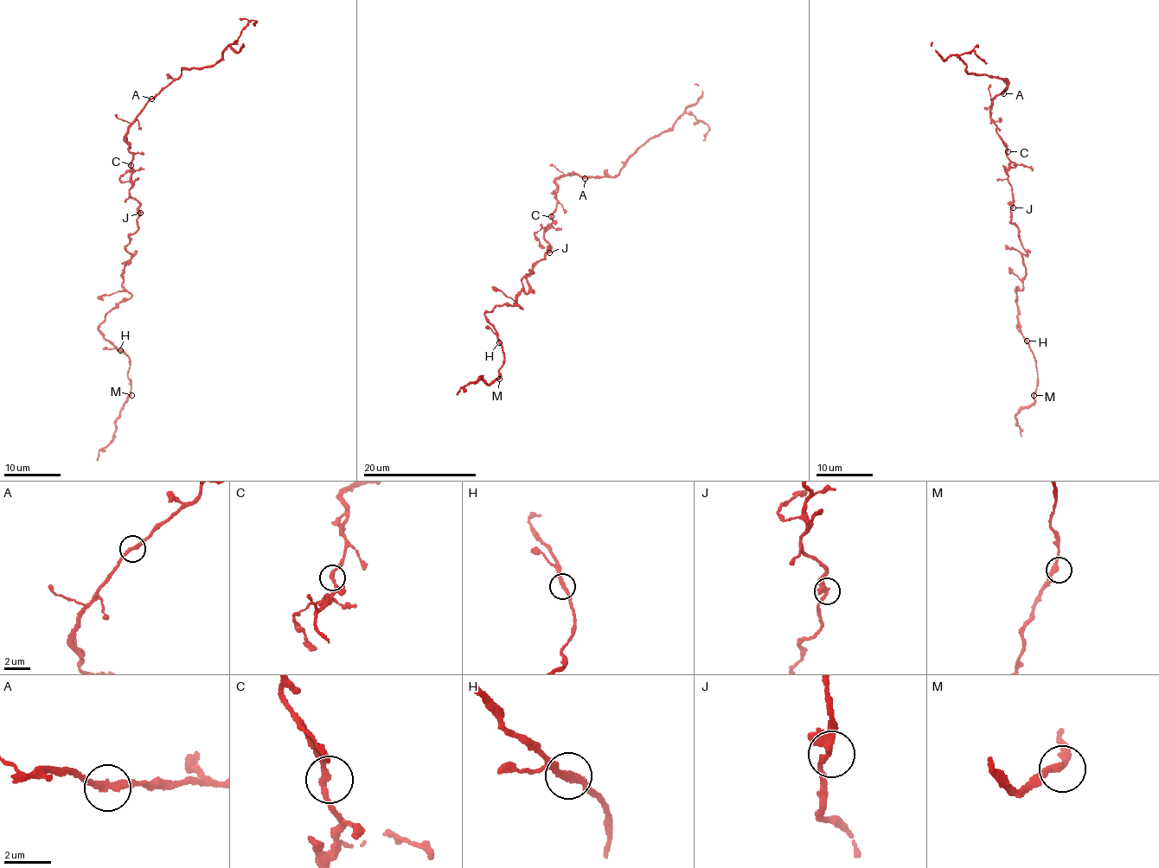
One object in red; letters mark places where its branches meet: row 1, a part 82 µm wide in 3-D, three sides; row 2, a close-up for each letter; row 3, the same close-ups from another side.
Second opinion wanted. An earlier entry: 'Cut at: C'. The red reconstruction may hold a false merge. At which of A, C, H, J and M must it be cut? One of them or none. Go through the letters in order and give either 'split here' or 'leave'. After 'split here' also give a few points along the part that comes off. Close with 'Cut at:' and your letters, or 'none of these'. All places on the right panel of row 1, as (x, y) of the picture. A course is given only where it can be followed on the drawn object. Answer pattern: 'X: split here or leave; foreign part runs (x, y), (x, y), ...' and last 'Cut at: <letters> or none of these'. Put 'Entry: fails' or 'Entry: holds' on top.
Entry: fails
A: leave
C: leave
H: leave
J: leave
M: leave
Cut at: none of these

